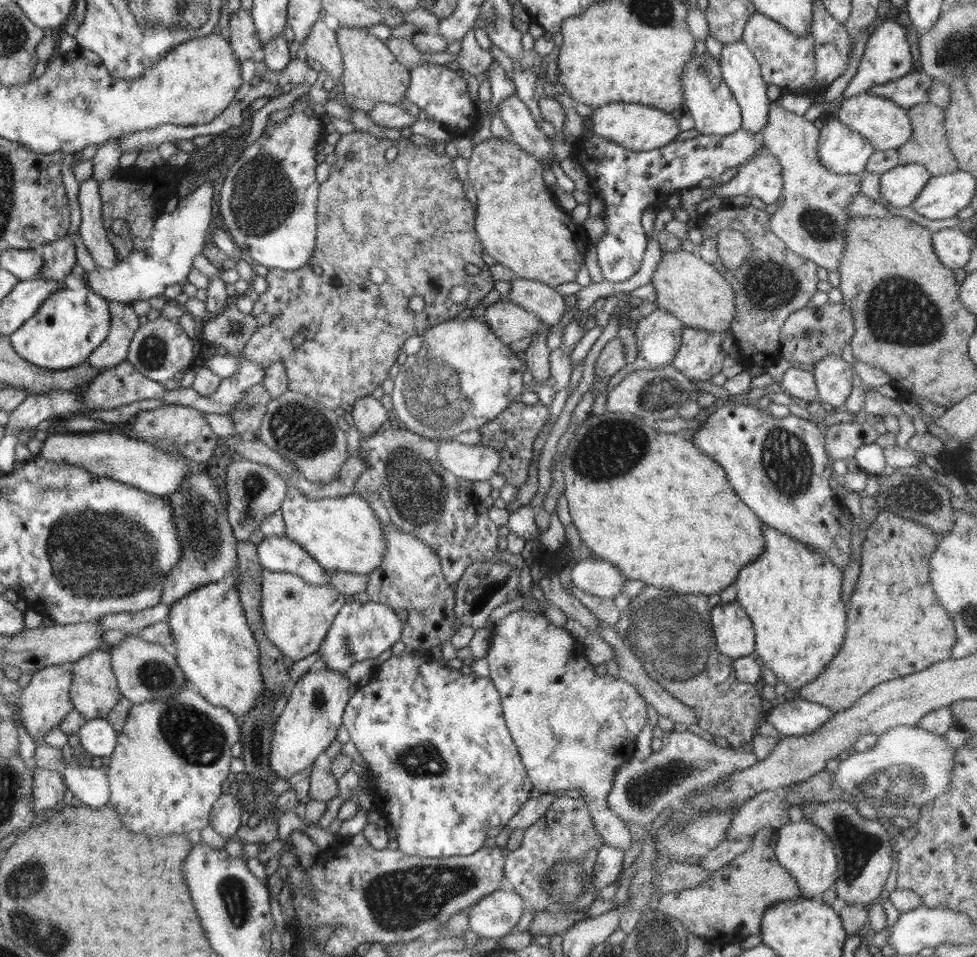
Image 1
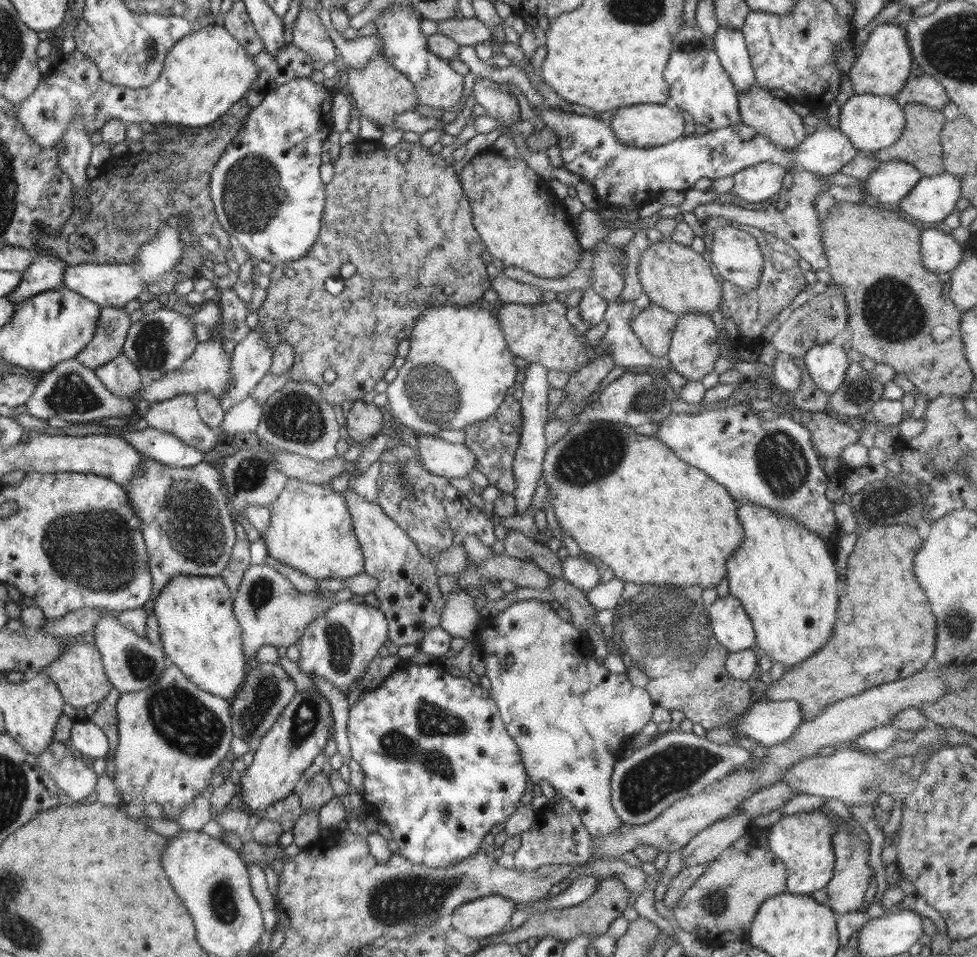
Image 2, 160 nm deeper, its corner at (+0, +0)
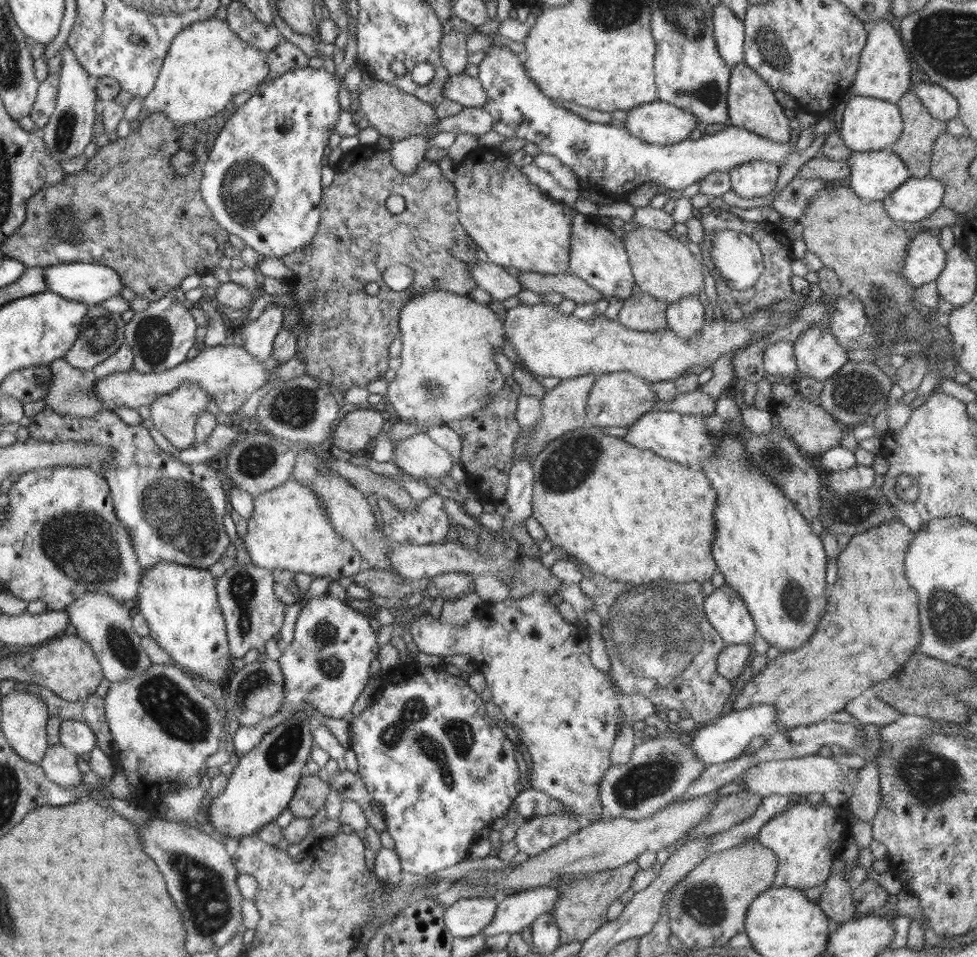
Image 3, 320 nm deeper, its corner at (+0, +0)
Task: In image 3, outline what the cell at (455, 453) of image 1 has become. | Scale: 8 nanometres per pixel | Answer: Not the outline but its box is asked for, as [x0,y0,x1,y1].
[391,433,453,480]

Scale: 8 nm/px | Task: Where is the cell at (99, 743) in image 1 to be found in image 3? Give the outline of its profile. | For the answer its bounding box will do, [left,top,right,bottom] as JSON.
[60,719,97,755]

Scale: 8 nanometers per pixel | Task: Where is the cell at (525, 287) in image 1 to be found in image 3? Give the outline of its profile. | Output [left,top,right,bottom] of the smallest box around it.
[469,259,523,300]

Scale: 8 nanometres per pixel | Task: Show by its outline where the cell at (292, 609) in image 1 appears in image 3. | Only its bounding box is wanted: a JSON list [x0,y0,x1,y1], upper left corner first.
[216,564,284,658]

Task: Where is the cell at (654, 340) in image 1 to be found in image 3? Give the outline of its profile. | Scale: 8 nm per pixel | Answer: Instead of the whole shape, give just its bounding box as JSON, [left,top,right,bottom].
[617,292,668,332]

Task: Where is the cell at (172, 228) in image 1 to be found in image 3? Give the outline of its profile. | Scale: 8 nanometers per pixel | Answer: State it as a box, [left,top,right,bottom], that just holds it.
[44,263,124,304]

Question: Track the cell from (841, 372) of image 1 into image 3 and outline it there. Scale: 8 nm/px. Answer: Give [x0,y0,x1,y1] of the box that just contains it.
[793,327,848,382]

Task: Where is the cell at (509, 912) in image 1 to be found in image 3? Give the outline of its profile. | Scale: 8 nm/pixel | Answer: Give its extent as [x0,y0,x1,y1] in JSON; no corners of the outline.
[444,896,497,937]

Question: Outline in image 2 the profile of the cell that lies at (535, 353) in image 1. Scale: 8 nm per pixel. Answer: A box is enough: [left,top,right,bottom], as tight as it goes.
[512,363,550,515]

